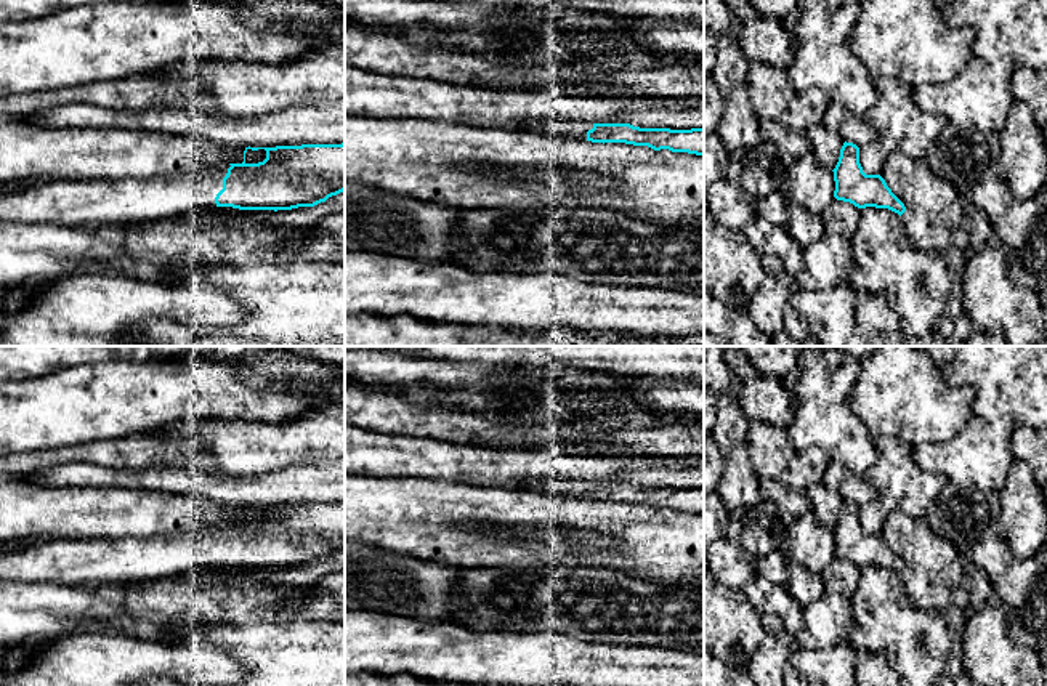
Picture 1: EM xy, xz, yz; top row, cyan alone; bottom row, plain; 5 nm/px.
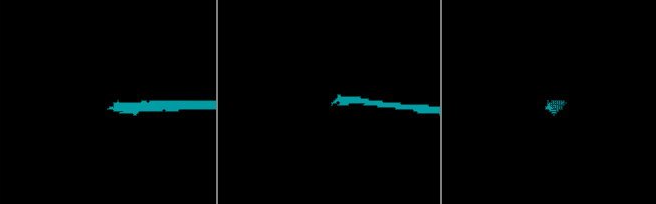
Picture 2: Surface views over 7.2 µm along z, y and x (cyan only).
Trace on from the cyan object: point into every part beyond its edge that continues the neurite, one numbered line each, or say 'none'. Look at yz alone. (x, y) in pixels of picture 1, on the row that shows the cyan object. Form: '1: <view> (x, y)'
none

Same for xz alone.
1: xz (569, 129)

